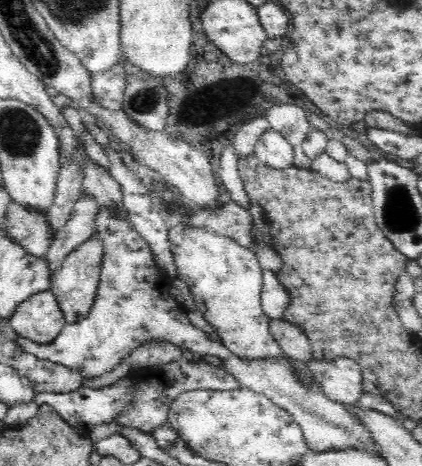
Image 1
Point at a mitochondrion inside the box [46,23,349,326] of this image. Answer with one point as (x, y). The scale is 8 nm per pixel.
(142, 102)

